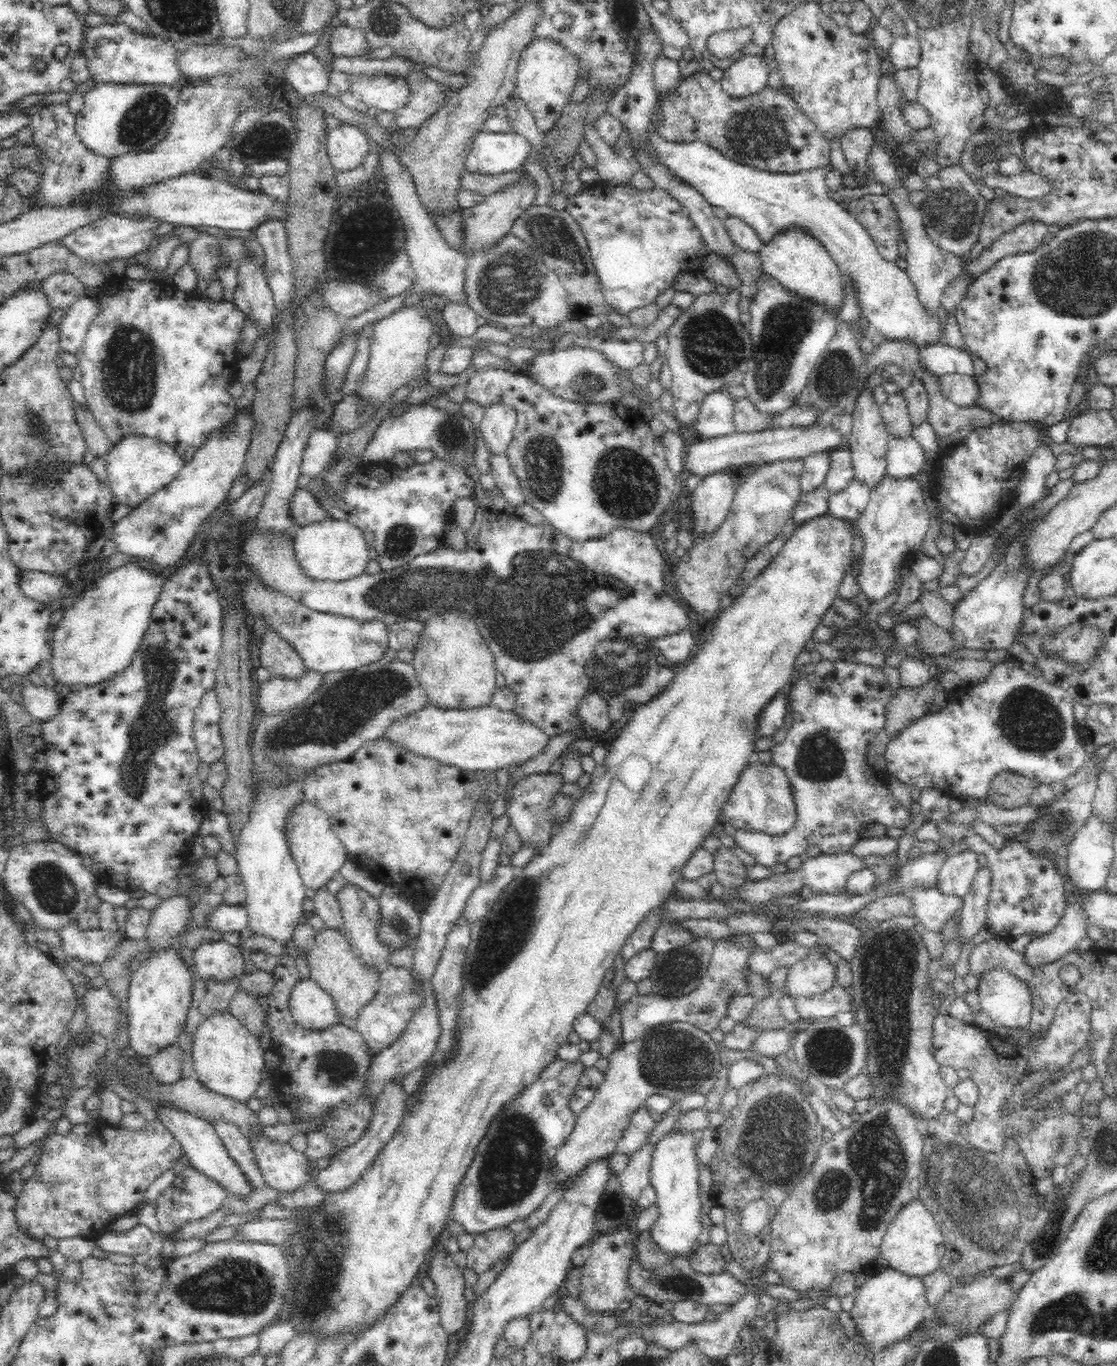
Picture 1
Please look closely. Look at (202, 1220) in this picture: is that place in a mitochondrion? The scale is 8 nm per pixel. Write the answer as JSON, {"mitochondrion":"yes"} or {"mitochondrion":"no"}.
{"mitochondrion":"no"}

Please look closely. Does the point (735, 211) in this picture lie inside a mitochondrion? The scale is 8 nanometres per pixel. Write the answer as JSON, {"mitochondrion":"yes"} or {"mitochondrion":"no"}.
{"mitochondrion":"no"}

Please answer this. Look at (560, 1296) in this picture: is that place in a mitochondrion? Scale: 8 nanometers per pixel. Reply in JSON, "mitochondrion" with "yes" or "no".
{"mitochondrion":"no"}

